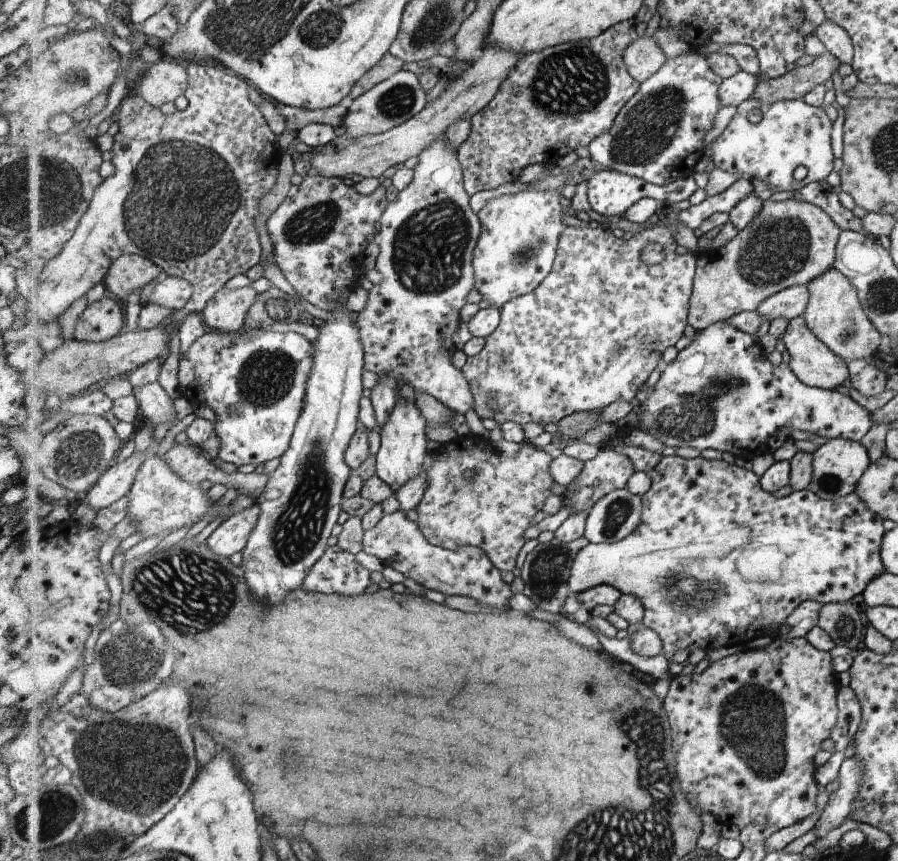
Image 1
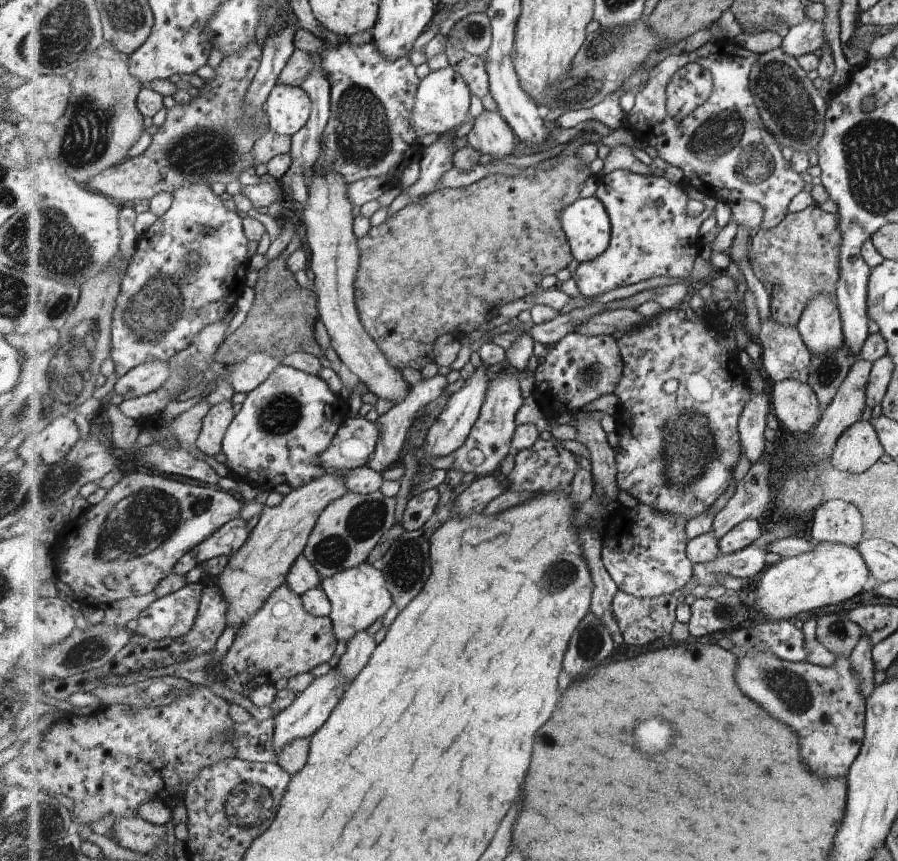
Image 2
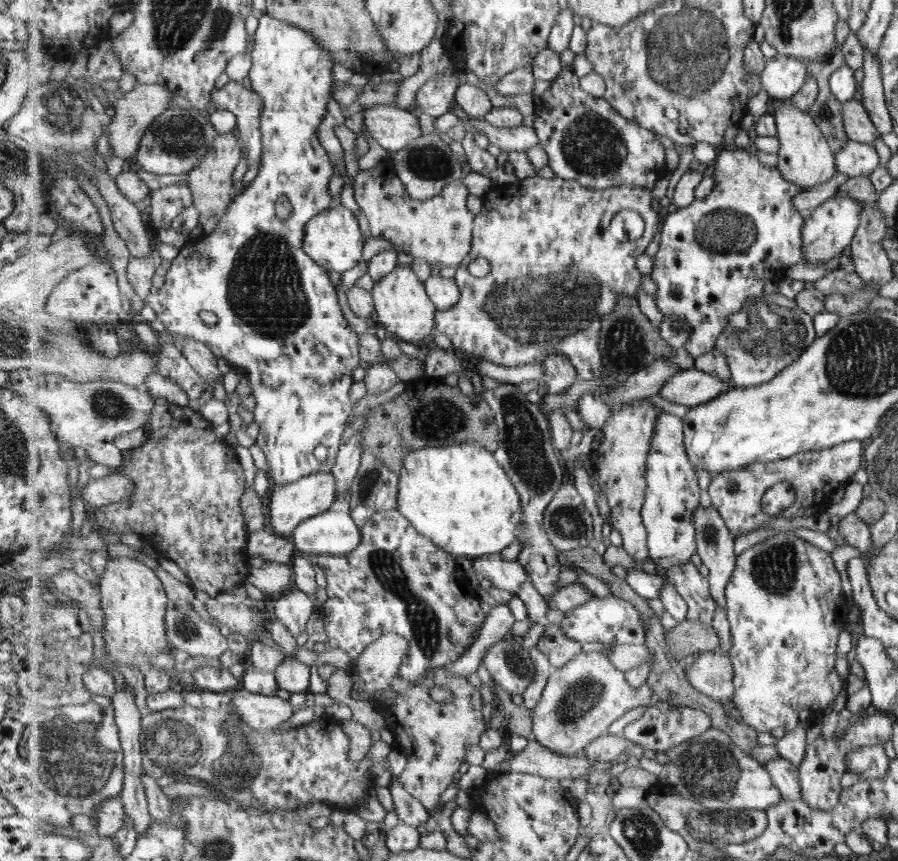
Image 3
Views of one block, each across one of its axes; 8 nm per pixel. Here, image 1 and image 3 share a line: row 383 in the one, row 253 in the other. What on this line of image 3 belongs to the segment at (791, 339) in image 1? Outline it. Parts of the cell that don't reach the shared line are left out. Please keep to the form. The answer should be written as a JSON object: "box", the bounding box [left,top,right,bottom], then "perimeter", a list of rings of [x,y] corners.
{"box":[804,197,863,266],"perimeter":[[[849,197],[831,198],[821,204],[804,222],[804,242],[807,263],[813,266],[827,264],[835,258],[840,258],[848,254],[852,246],[853,238],[860,228],[860,213],[863,208],[859,200]]]}

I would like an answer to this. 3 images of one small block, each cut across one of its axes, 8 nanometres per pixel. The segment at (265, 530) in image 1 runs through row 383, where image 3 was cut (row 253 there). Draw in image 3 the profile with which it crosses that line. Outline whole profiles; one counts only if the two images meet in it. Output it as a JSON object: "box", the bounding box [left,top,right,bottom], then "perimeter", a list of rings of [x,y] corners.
{"box":[304,206,365,272],"perimeter":[[[340,206],[321,212],[315,216],[305,228],[304,249],[313,257],[323,268],[329,272],[347,272],[355,268],[363,258],[363,248],[365,238],[359,228],[357,216],[349,208]]]}

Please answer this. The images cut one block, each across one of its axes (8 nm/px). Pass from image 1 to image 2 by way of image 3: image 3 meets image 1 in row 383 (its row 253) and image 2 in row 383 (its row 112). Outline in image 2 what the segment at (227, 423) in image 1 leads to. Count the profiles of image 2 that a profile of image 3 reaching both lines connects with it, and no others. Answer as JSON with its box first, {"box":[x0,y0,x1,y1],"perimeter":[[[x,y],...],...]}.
{"box":[223,366,349,493],"perimeter":[[[289,366],[277,367],[269,375],[267,380],[264,380],[255,390],[252,390],[248,395],[246,395],[246,398],[242,403],[241,410],[236,414],[232,425],[228,428],[228,432],[224,438],[223,453],[226,456],[225,465],[229,469],[229,473],[235,474],[237,478],[241,477],[245,478],[245,480],[252,480],[256,484],[258,492],[263,493],[273,491],[273,488],[275,488],[275,486],[279,486],[279,484],[290,485],[294,490],[308,485],[314,480],[320,479],[323,475],[327,474],[327,472],[330,472],[322,465],[322,455],[333,444],[337,433],[340,432],[345,421],[349,419],[349,411],[346,403],[345,394],[333,394],[333,392],[329,390],[329,386],[323,378],[314,374],[309,374],[308,371],[298,370],[297,368]]]}

